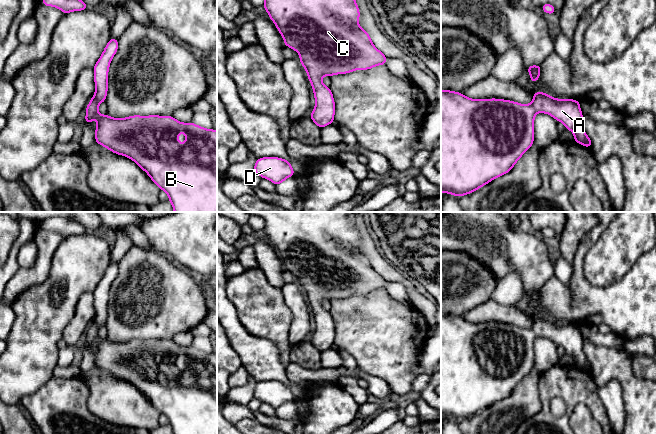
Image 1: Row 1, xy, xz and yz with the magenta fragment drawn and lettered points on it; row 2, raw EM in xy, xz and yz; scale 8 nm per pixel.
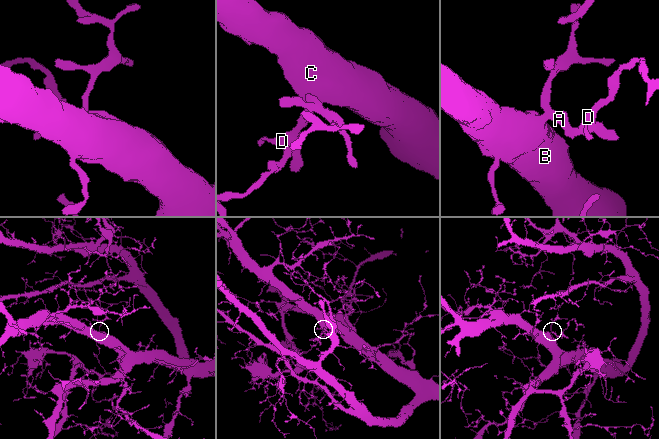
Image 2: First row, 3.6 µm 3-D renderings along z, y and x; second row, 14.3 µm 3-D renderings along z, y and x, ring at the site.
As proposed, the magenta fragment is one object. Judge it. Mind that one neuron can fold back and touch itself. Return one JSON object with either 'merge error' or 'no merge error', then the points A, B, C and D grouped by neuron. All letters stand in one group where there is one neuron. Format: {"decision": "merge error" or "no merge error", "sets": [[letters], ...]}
{"decision": "no merge error", "sets": [["A", "B", "C", "D"]]}

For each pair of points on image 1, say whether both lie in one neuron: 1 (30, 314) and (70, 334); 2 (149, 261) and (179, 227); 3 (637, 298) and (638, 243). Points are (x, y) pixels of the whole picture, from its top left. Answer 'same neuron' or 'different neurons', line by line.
1: different neurons
2: different neurons
3: different neurons

